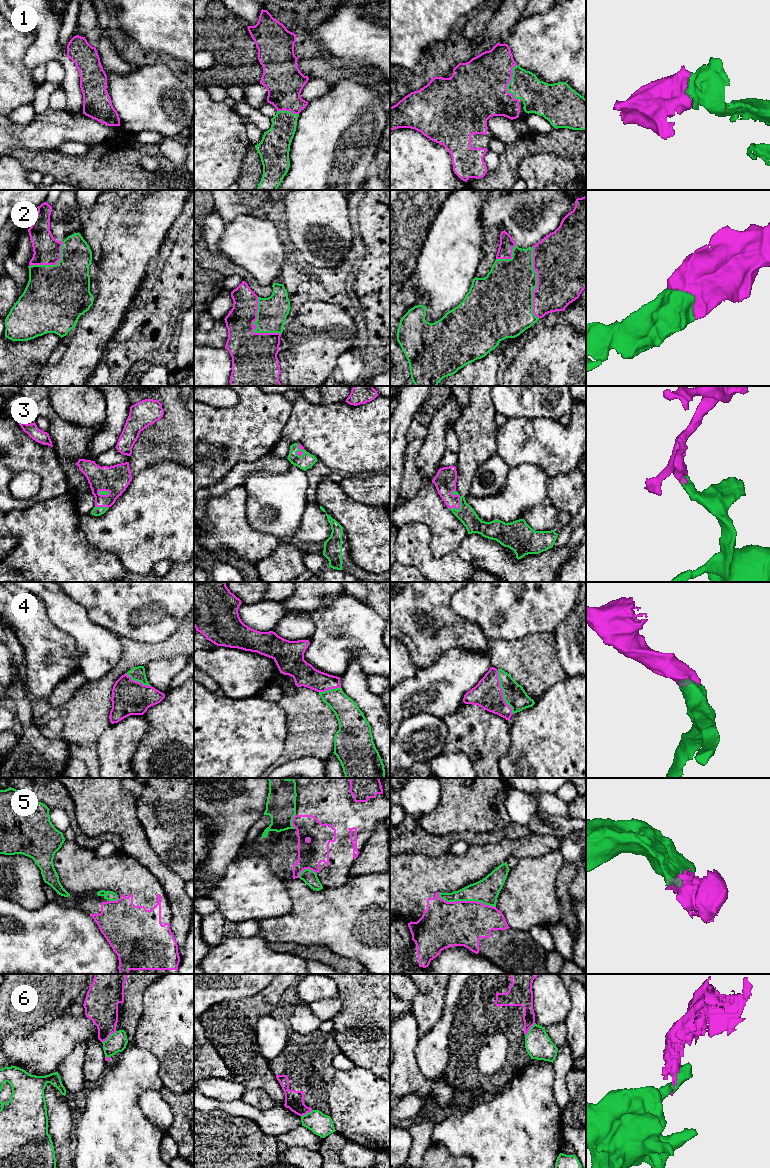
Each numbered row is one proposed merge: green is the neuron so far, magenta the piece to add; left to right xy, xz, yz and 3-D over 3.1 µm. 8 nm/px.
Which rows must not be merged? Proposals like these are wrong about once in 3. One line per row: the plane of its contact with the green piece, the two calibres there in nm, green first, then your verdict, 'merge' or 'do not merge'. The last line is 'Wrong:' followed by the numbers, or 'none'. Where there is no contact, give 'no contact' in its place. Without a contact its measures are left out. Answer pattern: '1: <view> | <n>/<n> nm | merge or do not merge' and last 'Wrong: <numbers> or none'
1: yz | 240/460 nm | merge
2: yz | 420/460 nm | merge
3: yz | 140/180 nm | merge
4: yz | 180/240 nm | merge
5: yz | 200/360 nm | do not merge
6: xy | 150/280 nm | do not merge
Wrong: 5, 6

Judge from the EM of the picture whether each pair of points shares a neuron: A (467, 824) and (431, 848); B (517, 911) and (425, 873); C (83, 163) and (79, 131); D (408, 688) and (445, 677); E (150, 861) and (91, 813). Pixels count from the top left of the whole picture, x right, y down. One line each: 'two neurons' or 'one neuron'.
A: two neurons
B: two neurons
C: two neurons
D: one neuron
E: one neuron

